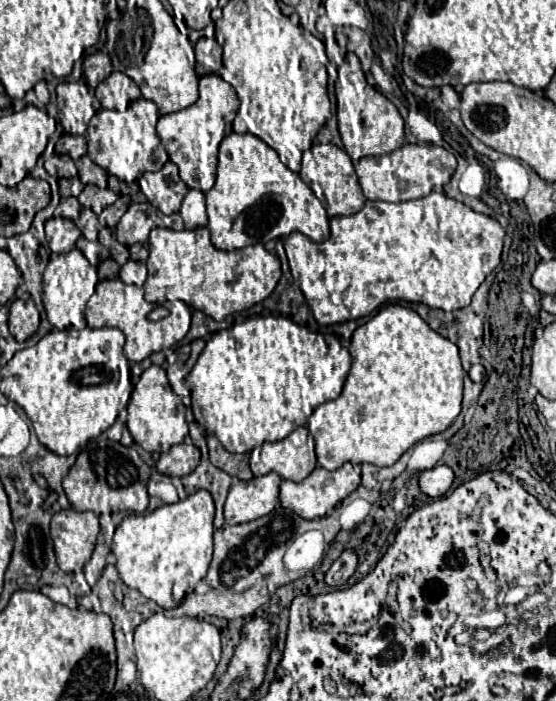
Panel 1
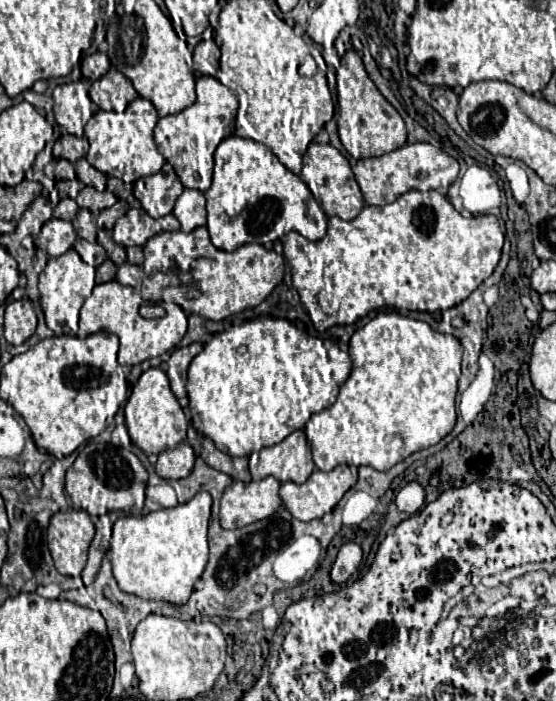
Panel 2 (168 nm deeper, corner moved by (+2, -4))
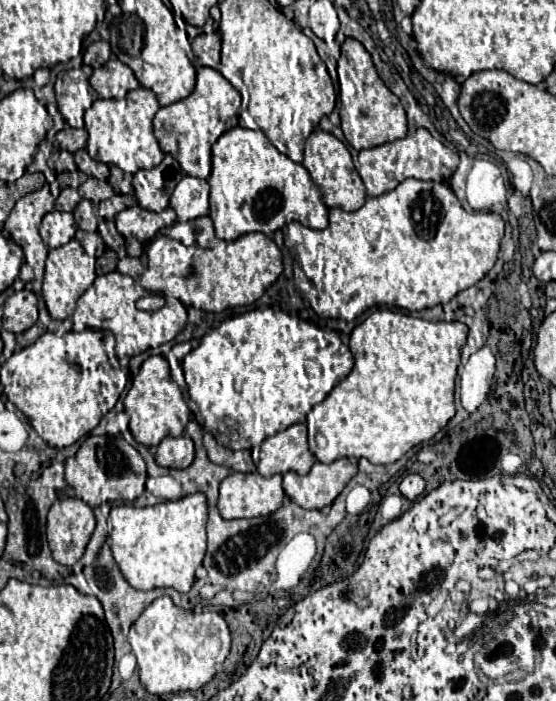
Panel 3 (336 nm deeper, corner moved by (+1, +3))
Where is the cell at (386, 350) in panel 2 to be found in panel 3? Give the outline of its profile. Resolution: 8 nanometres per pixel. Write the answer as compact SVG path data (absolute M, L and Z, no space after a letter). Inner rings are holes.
M388 308L375 310L350 334L349 348L355 358L353 370L307 414L308 444L313 456L325 464L343 456L367 458L373 464L391 464L413 446L431 440L455 416L453 390L465 340L467 326L463 322L431 322Z

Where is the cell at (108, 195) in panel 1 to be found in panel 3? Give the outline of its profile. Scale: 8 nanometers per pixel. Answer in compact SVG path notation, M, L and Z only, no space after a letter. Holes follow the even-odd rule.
M87 178L78 189L81 198L91 200L95 205L101 201L110 199L114 194L113 188L105 180L97 180L97 178Z

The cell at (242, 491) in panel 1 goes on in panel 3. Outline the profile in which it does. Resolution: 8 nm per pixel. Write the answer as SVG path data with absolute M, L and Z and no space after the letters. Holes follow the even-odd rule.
M231 472L219 486L219 512L225 520L273 514L283 504L281 474L263 478L257 472Z

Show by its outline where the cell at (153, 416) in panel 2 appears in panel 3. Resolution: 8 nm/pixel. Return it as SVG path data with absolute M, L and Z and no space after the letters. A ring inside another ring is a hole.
M149 356L138 374L132 378L131 390L125 396L125 412L129 414L129 430L133 438L143 446L157 446L165 436L181 436L189 422L189 406L175 386L175 380L169 374L167 360L163 356Z

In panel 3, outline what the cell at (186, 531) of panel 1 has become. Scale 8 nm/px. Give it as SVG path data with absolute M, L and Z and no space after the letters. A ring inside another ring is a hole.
M197 492L175 502L161 502L147 508L115 506L111 520L111 552L125 580L137 590L153 590L171 586L177 592L189 592L195 580L195 570L205 556L205 522L207 498Z

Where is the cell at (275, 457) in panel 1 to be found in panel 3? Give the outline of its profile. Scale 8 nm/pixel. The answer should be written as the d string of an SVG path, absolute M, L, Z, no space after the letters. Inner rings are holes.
M293 424L287 430L265 438L258 458L252 458L261 476L297 472L307 474L315 464L315 456L307 446L307 426Z

